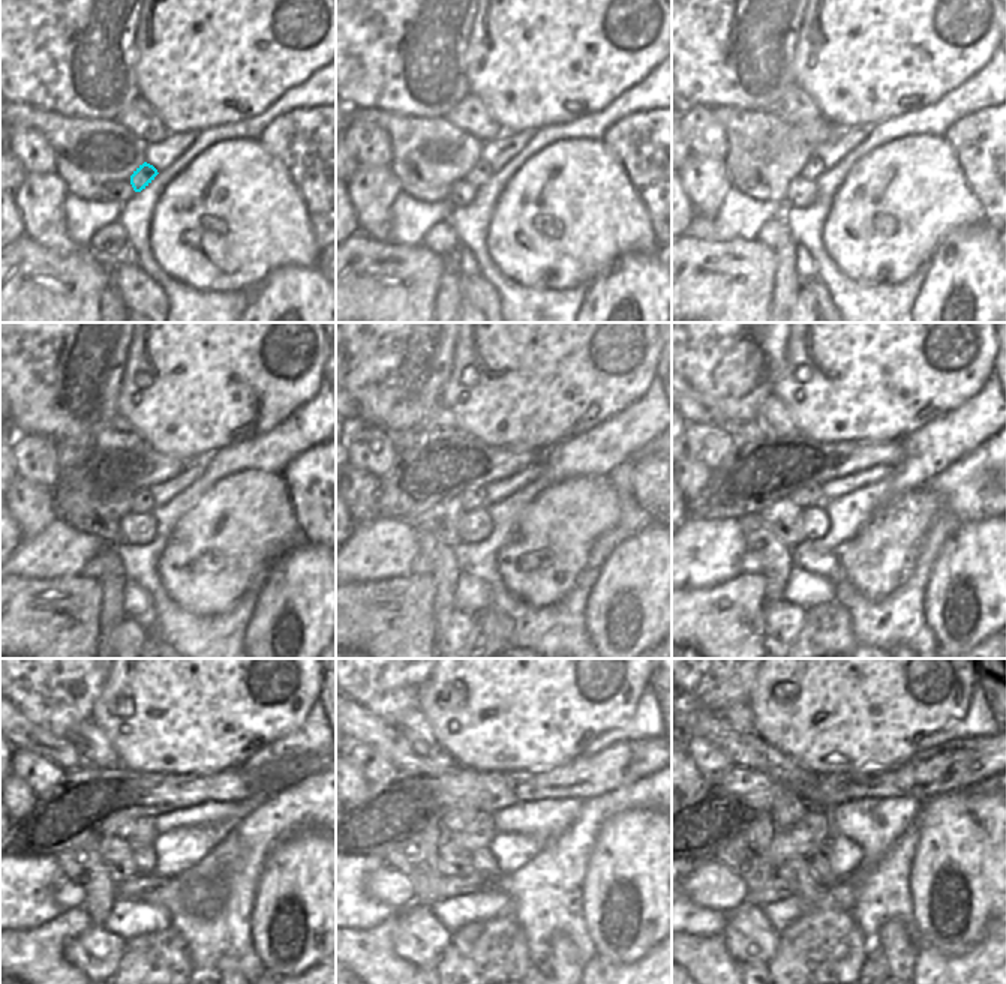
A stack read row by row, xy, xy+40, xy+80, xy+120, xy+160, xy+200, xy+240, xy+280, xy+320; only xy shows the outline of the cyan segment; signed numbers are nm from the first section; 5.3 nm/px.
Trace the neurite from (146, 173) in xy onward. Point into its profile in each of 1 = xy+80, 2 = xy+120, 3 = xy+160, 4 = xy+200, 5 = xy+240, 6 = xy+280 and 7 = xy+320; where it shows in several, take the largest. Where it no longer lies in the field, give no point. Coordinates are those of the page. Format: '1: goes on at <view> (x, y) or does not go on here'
1: goes on at xy+80 (814, 167)
2: goes on at xy+120 (143, 501)
3: goes on at xy+160 (476, 498)
4: goes on at xy+200 (811, 495)
5: goes on at xy+240 (128, 830)
6: goes on at xy+280 (458, 819)
7: goes on at xy+320 (787, 807)

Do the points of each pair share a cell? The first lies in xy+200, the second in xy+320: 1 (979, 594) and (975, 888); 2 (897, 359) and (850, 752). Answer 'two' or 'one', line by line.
1: one
2: one

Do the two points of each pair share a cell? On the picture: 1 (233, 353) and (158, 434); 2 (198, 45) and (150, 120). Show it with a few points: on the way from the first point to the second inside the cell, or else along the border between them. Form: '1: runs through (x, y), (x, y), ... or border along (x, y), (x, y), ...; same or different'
1: runs through (213, 372), (185, 401), (176, 414); same
2: border along (140, 95), (168, 132); different

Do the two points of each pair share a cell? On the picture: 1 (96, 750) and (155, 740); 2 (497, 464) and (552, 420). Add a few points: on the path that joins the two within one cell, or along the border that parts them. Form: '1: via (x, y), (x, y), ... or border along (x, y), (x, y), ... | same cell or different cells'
1: border along (92, 719), (122, 764) | different cells
2: border along (482, 440), (492, 446), (538, 449), (543, 453) | different cells

